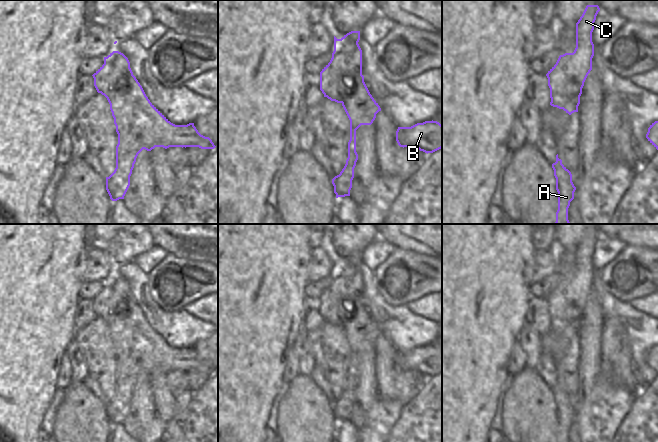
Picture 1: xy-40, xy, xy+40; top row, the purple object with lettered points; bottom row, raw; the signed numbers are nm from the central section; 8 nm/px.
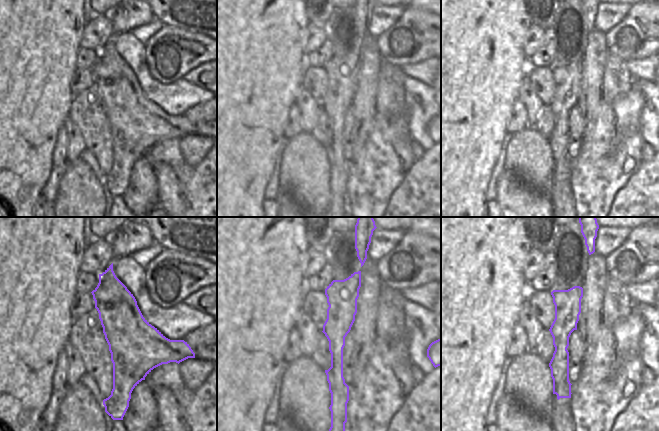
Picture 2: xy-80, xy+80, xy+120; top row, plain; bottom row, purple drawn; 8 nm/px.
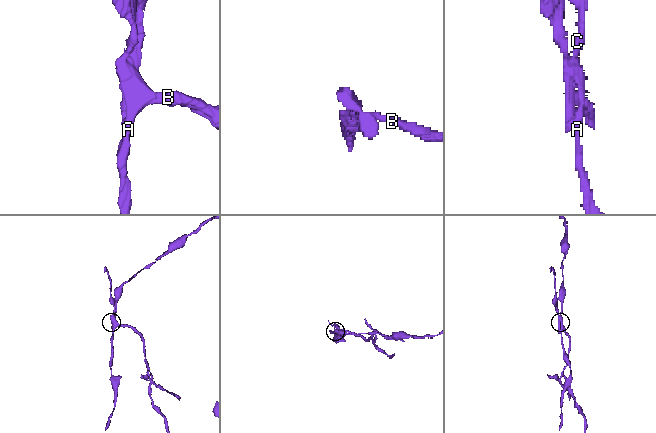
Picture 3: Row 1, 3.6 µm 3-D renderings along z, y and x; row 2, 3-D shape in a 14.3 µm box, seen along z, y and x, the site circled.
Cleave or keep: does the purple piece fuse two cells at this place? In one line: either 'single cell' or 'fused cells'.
fused cells

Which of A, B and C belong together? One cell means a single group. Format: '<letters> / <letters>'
A C / B

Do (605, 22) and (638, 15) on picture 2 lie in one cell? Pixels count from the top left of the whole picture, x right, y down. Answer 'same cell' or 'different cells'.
different cells

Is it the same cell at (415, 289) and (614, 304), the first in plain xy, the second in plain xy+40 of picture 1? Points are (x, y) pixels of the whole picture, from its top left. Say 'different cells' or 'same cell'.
different cells

